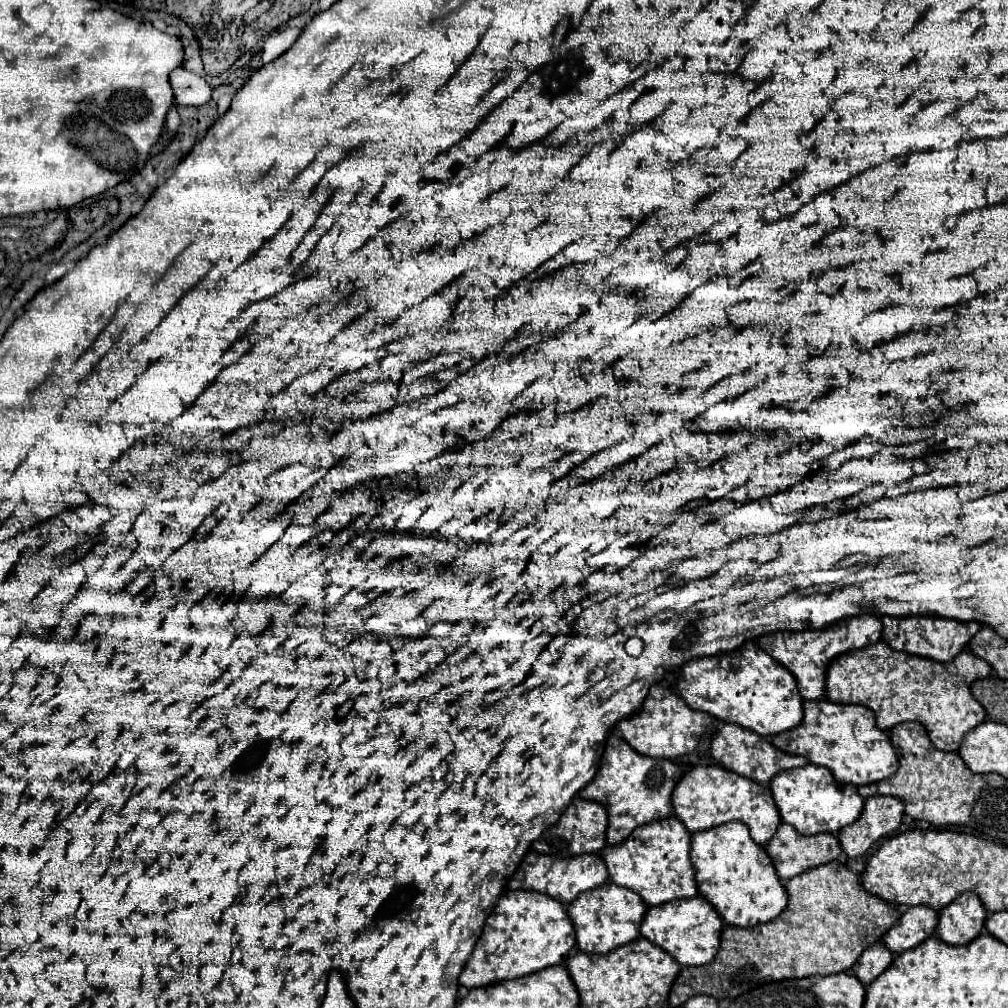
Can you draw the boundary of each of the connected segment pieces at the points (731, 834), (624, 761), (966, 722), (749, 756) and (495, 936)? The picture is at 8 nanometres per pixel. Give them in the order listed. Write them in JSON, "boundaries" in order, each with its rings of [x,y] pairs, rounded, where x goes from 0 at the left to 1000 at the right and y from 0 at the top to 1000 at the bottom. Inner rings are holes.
{"boundaries":[[[[721,815],[686,829],[684,851],[689,861],[693,887],[711,903],[715,913],[725,919],[749,919],[771,911],[781,899],[781,885],[775,879],[765,851],[747,835],[741,819],[735,815]]],[[[606,724],[600,734],[598,750],[592,762],[590,772],[574,784],[574,790],[580,794],[594,796],[602,804],[602,837],[618,835],[632,819],[638,819],[648,813],[658,813],[668,808],[666,786],[672,780],[678,766],[666,754],[644,752],[632,748],[614,728],[614,724]]],[[[872,635],[870,639],[864,639],[864,641],[858,641],[852,645],[842,645],[822,657],[820,669],[818,669],[818,690],[824,696],[832,696],[832,698],[862,700],[868,706],[868,718],[874,724],[882,724],[884,720],[894,718],[894,716],[912,716],[914,720],[918,720],[924,736],[932,744],[949,746],[955,730],[963,722],[977,716],[977,712],[979,712],[975,700],[965,692],[961,681],[965,675],[977,673],[981,669],[983,669],[983,661],[977,655],[963,649],[963,645],[959,645],[959,643],[955,647],[951,647],[943,657],[928,657],[928,655],[922,655],[916,651],[906,651],[906,649],[896,649],[896,647],[884,645],[880,641],[880,637]]],[[[719,718],[705,734],[705,750],[717,758],[719,764],[727,764],[729,768],[733,770],[739,770],[739,772],[745,772],[747,776],[755,776],[755,778],[763,778],[765,772],[779,764],[779,762],[791,762],[791,760],[799,760],[803,758],[801,752],[797,750],[785,750],[781,746],[775,746],[771,744],[763,732],[757,732],[753,728],[749,728],[747,724],[741,724],[741,722],[735,722],[735,720],[729,720],[729,718]]],[[[501,881],[482,913],[475,937],[455,966],[455,976],[461,980],[475,980],[515,970],[543,958],[561,956],[568,938],[570,925],[559,897],[537,885]]]]}

